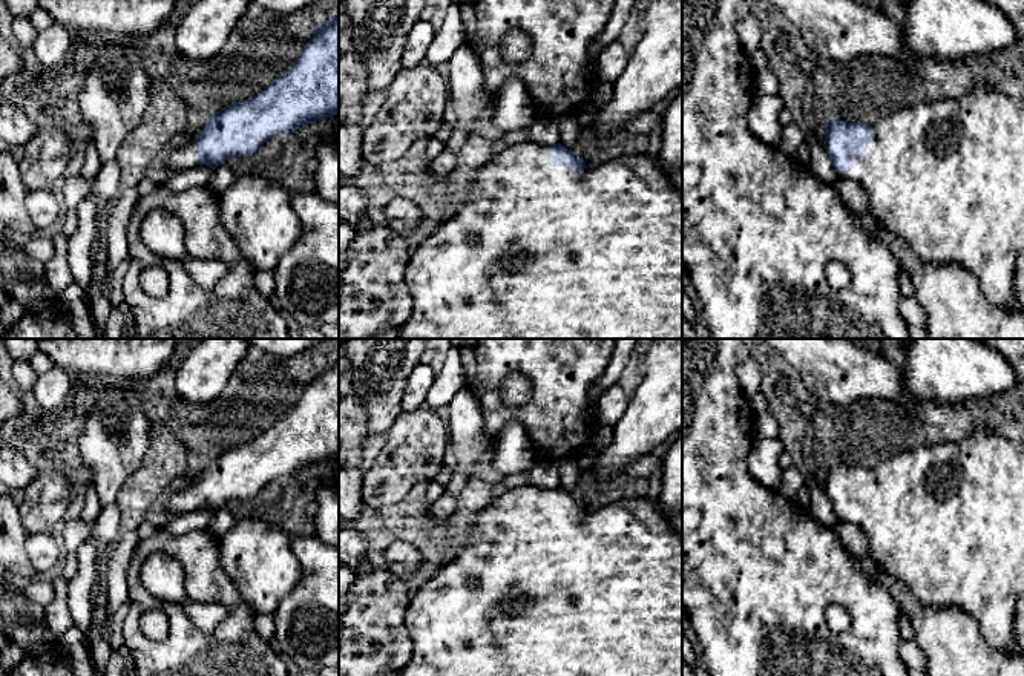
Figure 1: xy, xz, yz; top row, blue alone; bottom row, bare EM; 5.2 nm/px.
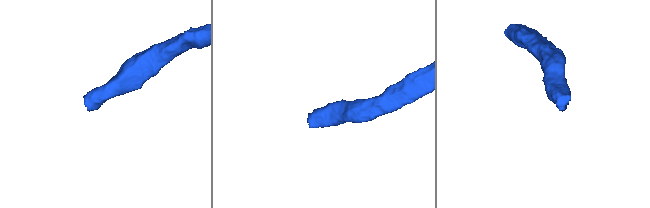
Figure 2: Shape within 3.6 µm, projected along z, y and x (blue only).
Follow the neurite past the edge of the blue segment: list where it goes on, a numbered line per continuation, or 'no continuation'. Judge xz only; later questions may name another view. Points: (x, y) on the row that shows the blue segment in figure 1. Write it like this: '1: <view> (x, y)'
1: xz (535, 252)

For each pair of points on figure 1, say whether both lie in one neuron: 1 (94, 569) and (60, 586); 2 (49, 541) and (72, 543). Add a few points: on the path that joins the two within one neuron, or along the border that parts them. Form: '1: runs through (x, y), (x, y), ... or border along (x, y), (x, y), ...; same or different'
1: border along (68, 583), (66, 606), (72, 618); different
2: border along (59, 538), (62, 560); different

